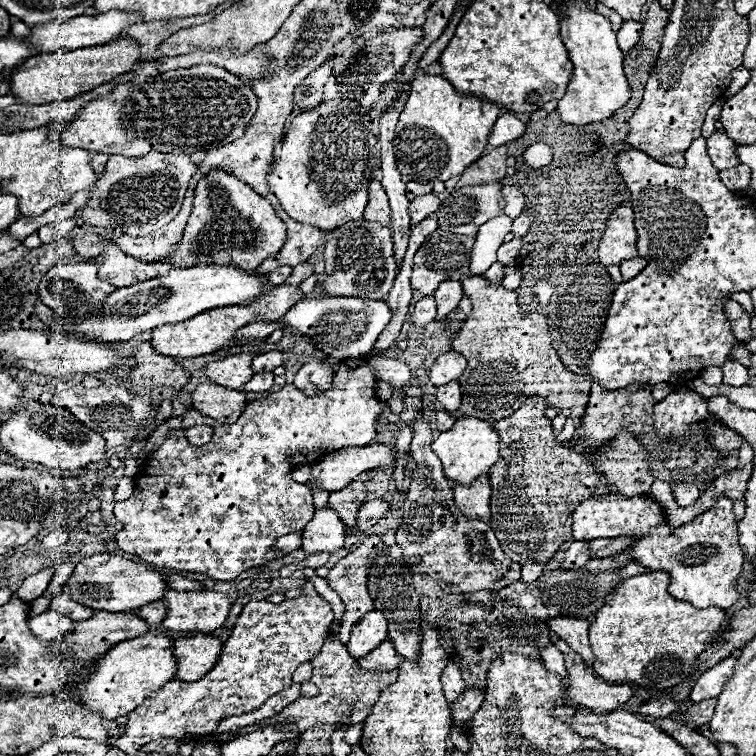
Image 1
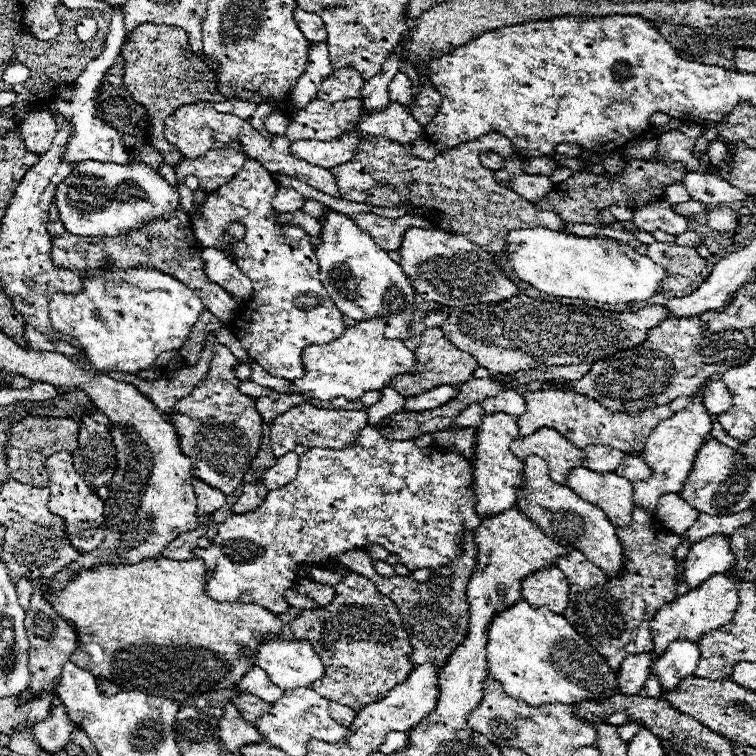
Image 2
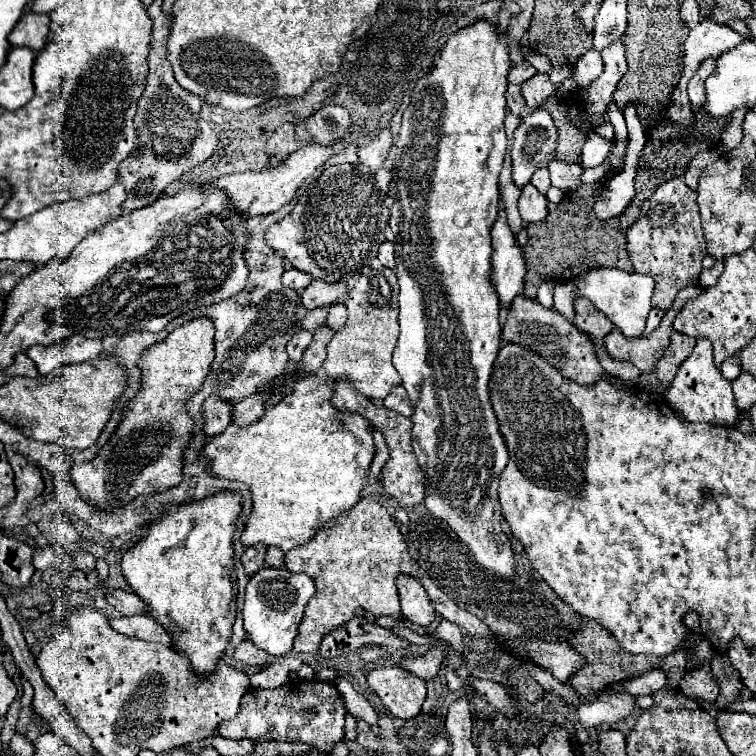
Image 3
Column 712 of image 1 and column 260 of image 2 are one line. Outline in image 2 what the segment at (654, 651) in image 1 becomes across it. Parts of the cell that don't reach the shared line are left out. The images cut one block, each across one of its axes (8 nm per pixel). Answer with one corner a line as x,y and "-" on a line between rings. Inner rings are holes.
160,556
160,558
152,558
152,560
142,560
132,566
130,564
100,564
92,570
80,570
62,590
48,594
46,600
52,604
52,608
58,612
58,616
68,620
76,628
78,648
72,656
72,662
76,666
84,668
86,672
90,672
96,678
104,678
104,680
118,684
122,690
138,690
148,696
162,696
162,698
174,700
174,702
184,702
192,696
200,696
210,690
230,688
232,684
238,684
242,680
242,676
248,672
248,668
252,664
256,664
254,654
256,654
258,644
264,642
268,636
280,634
280,630
282,630
282,622
276,618
276,614
268,612
262,606
240,604
240,602
216,602
216,600
208,598
204,594
204,582
206,582
206,568
200,560
168,560
168,558

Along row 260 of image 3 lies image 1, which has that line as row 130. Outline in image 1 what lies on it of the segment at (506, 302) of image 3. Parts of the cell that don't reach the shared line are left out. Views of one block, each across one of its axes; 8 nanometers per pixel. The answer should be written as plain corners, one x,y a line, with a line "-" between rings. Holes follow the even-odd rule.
506,112
494,124
494,128
488,136
488,144
492,148
496,148
496,146
504,146
508,142
514,142
524,134
524,128
526,128
524,122
520,122
512,112

